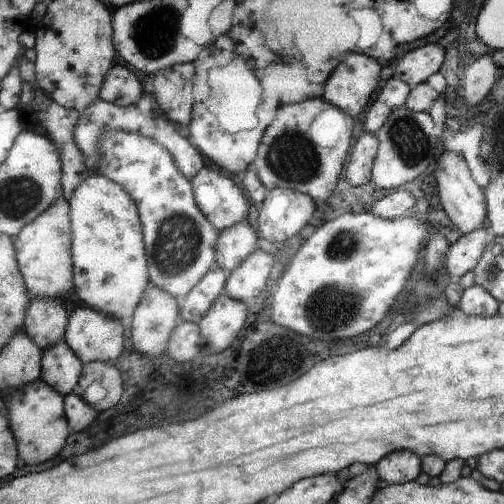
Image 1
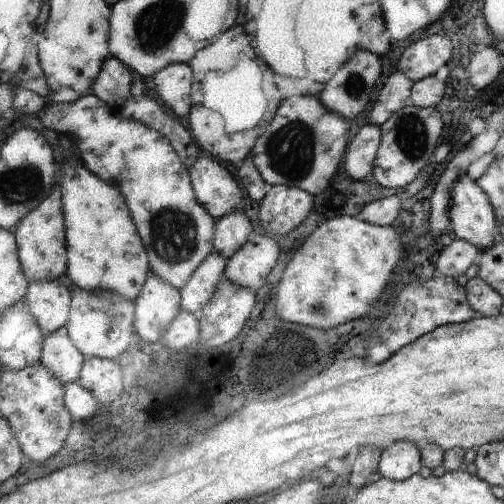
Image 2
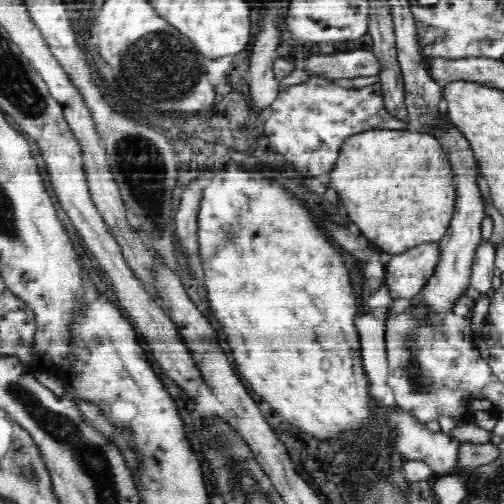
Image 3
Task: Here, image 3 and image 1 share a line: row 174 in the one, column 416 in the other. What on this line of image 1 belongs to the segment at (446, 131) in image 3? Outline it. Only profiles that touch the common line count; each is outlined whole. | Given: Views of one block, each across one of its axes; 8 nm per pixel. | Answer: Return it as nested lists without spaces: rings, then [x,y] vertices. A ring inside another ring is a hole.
[[[393,452],[391,456],[385,456],[379,464],[379,476],[381,480],[389,484],[409,484],[415,482],[417,476],[423,472],[421,458],[415,452]]]

